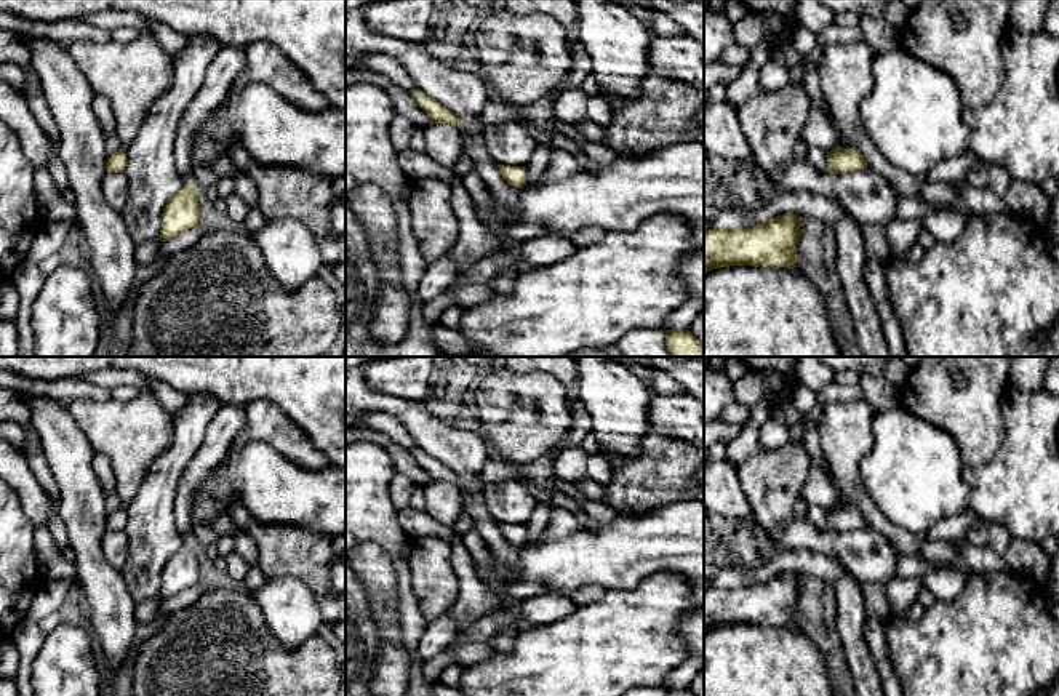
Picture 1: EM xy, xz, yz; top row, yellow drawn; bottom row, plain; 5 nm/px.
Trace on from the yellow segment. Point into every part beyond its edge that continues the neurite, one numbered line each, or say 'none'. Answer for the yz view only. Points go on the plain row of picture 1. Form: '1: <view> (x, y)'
none

